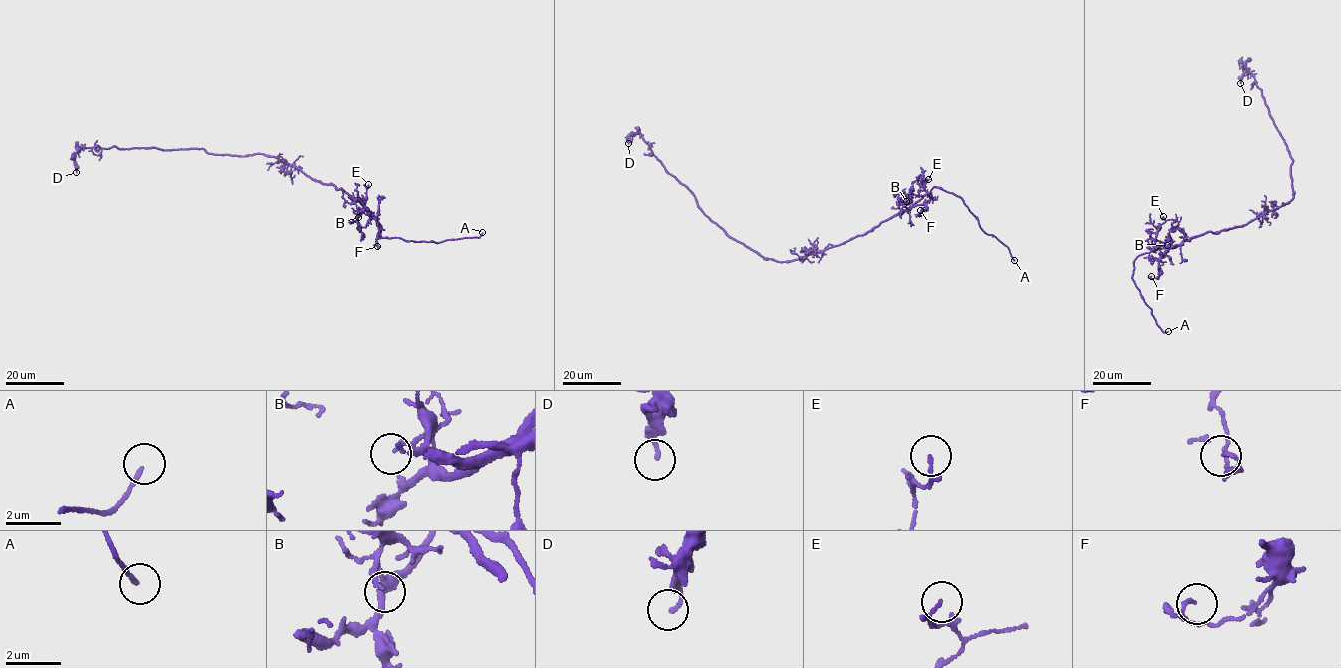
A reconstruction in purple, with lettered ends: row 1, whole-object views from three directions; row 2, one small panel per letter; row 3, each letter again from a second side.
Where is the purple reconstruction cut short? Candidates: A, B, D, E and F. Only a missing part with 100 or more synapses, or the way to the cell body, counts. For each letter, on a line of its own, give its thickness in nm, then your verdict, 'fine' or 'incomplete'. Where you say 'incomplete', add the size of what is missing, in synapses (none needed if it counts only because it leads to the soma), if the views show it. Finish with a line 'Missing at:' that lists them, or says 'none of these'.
A: calibre 140 nm; incomplete
B: calibre 170 nm; fine
D: calibre 130 nm; fine
E: calibre 100 nm; fine
F: calibre 70 nm; fine
Missing at: A

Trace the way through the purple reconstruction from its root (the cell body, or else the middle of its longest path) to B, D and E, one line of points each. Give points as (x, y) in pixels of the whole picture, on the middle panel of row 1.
B: (820, 251), (863, 235), (900, 214), (908, 209), (904, 205), (906, 201)
D: (820, 251), (782, 262), (761, 256), (712, 222), (694, 195), (666, 172), (639, 134), (632, 133), (628, 143)
E: (820, 251), (863, 235), (907, 209), (926, 193), (921, 185), (928, 179)

